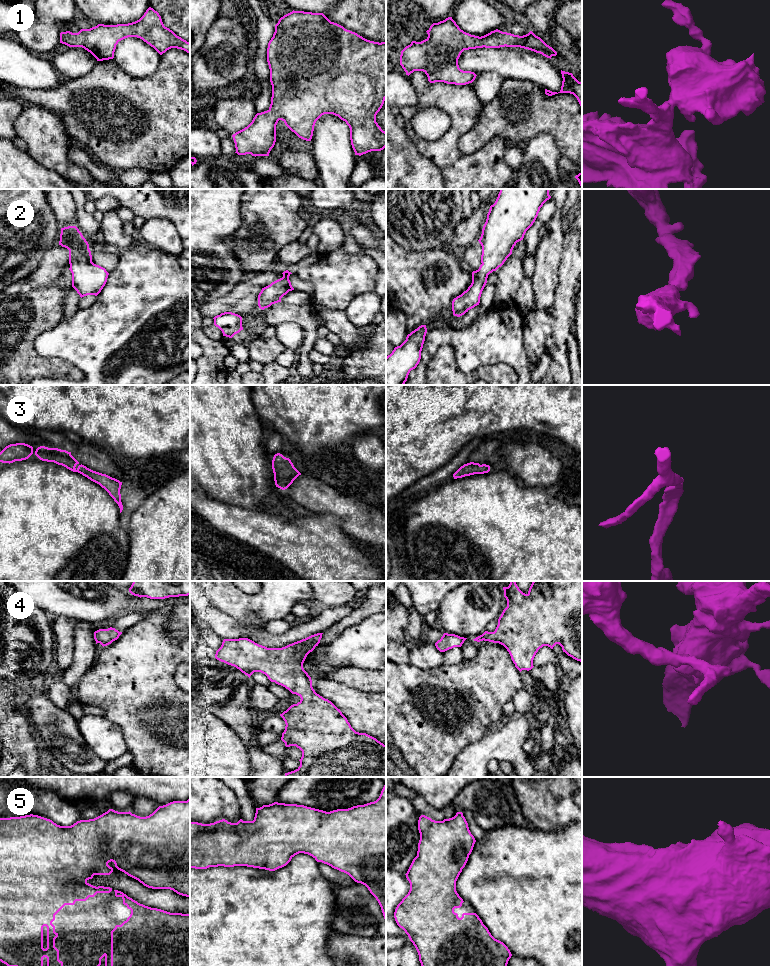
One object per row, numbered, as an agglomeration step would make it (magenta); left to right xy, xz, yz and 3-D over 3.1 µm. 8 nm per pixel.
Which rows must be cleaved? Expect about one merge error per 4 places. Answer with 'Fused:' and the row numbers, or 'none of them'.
Fused: none of them

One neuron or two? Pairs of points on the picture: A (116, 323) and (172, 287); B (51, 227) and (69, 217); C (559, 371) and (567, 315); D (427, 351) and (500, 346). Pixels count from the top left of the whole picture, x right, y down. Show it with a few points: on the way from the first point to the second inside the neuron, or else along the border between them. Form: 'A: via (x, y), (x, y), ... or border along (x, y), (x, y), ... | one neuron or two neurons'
A: via (130, 309), (141, 297), (158, 296) | one neuron
B: border along (48, 202), (61, 227) | two neurons
C: via (560, 357), (561, 329) | one neuron
D: via (445, 339), (458, 339), (466, 343), (482, 343) | one neuron

